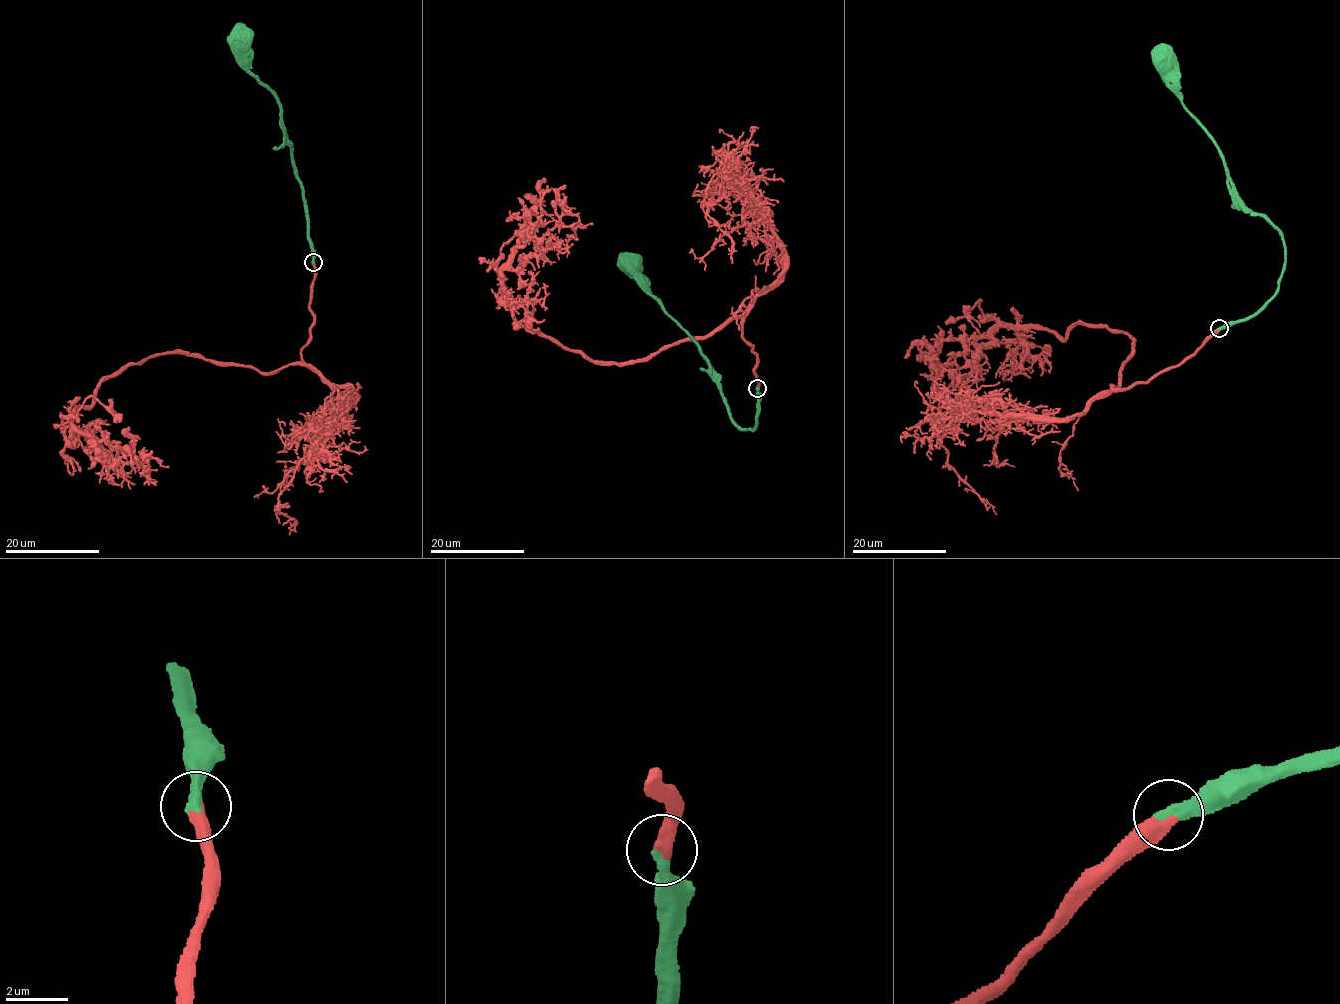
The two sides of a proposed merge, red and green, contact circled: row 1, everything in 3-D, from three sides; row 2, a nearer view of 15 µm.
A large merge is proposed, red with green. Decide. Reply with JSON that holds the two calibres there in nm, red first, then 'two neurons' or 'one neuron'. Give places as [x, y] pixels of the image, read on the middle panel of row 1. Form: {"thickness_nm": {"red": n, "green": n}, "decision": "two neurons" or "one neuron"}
{"thickness_nm": {"red": 460, "green": 460}, "decision": "one neuron"}

